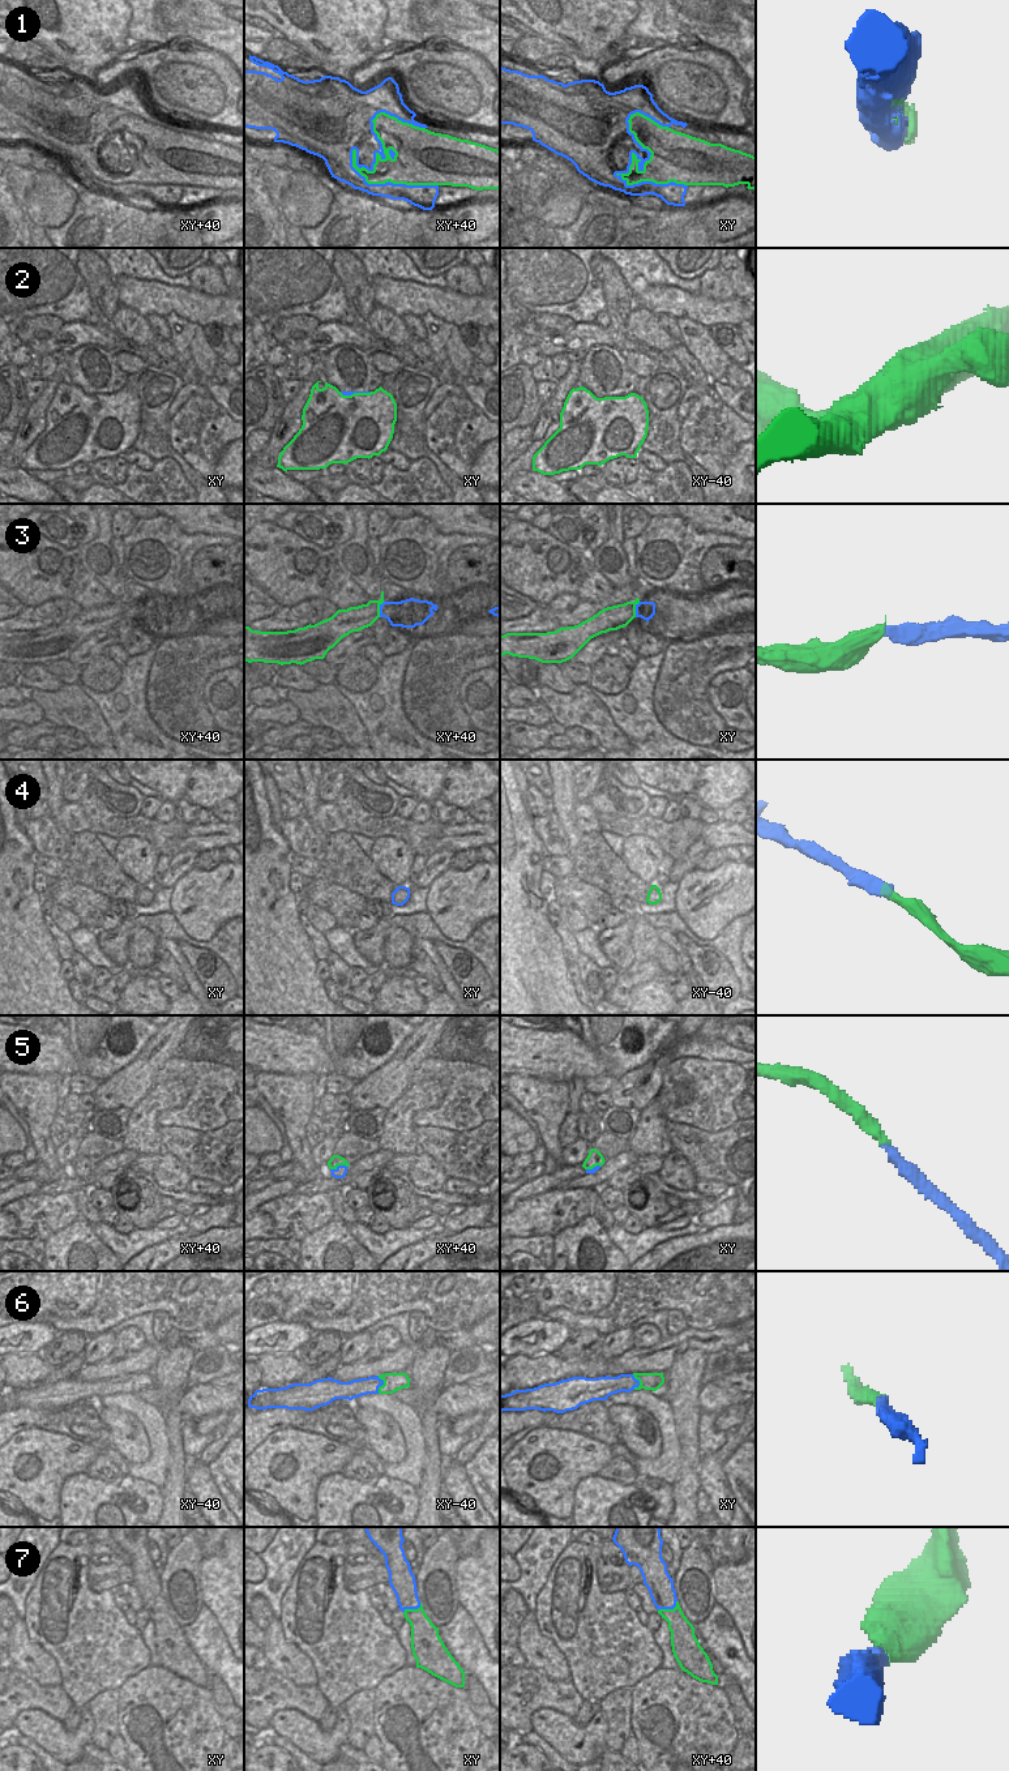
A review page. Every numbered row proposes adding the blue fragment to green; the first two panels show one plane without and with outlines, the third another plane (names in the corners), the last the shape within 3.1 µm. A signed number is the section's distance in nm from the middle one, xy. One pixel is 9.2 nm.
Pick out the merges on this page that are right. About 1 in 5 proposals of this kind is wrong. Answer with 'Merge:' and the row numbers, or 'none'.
Merge: 1, 3, 4, 5, 6, 7

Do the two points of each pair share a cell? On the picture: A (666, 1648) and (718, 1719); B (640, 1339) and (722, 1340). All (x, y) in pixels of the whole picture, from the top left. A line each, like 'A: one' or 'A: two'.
A: two
B: two

